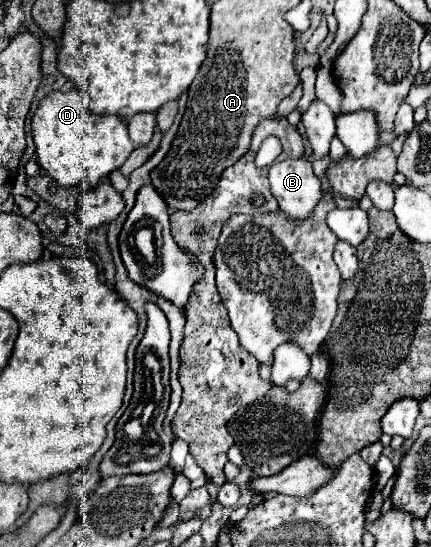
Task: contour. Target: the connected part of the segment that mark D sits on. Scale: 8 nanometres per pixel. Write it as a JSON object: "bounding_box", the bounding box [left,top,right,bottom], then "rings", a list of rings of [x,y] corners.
{"bounding_box":[32,88,134,189],"rings":[[[80,88],[48,94],[32,118],[32,136],[38,164],[63,187],[82,183],[88,184],[88,189],[98,186],[110,172],[118,170],[134,150],[124,118],[92,114],[90,96]]]}

